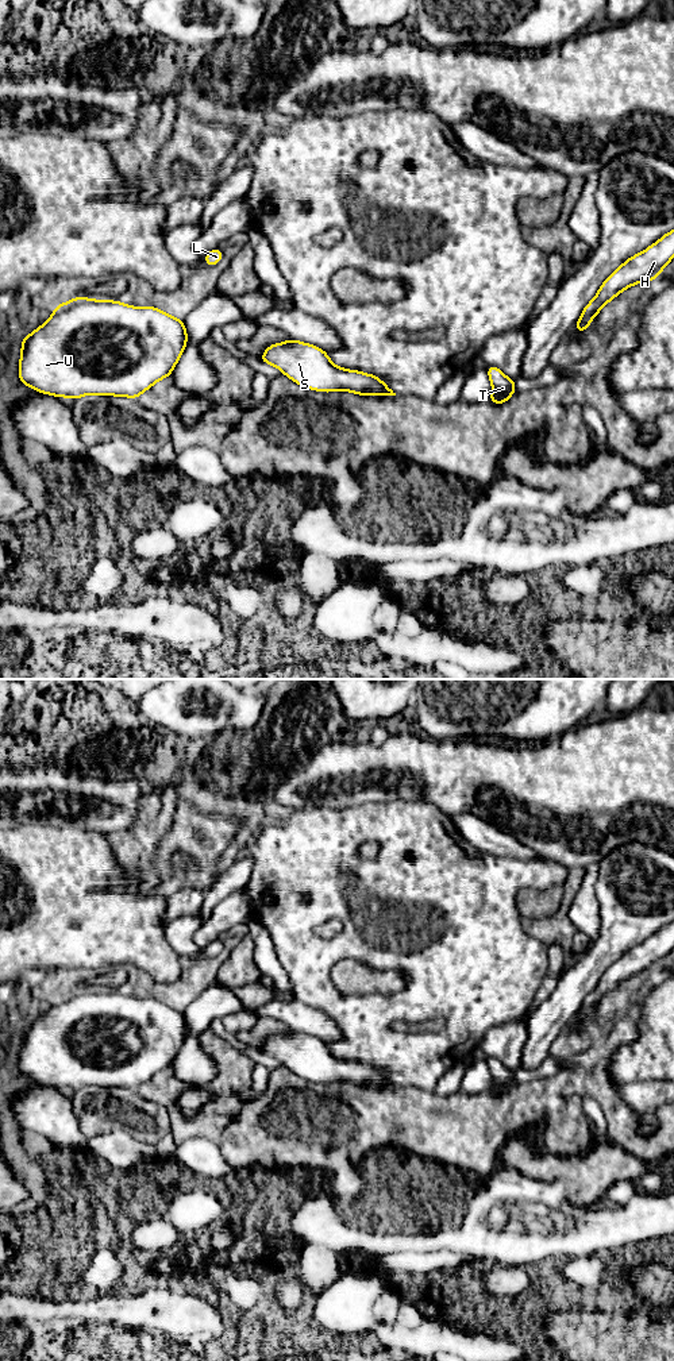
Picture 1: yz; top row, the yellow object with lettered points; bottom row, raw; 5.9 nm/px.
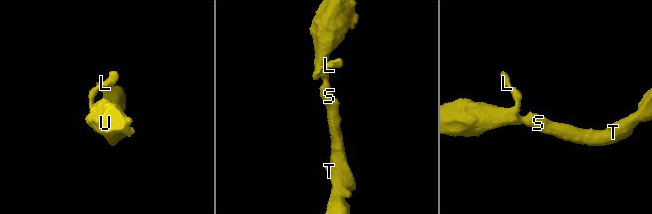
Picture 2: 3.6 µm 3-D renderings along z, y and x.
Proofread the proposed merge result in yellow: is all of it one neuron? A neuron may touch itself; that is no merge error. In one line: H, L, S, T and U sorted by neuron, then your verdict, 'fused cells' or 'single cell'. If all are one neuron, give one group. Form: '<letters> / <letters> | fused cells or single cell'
H L S T U | single cell

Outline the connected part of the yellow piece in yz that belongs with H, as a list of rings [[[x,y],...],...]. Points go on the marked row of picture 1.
[[[674,230],[663,235],[656,243],[627,259],[615,270],[600,286],[596,297],[584,308],[582,316],[575,324],[575,331],[584,332],[590,321],[604,308],[627,288],[644,282],[655,281],[658,274],[674,258]]]

